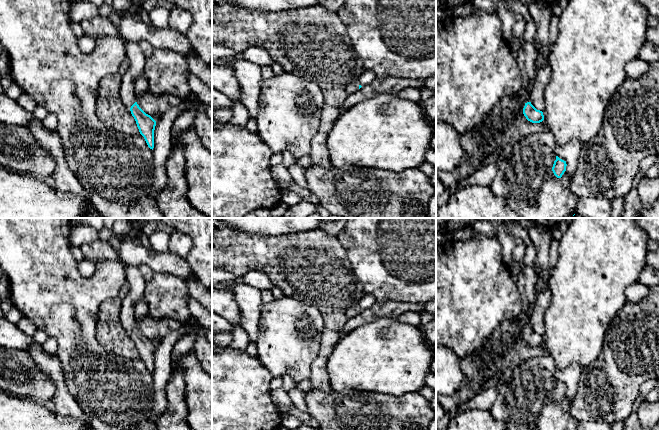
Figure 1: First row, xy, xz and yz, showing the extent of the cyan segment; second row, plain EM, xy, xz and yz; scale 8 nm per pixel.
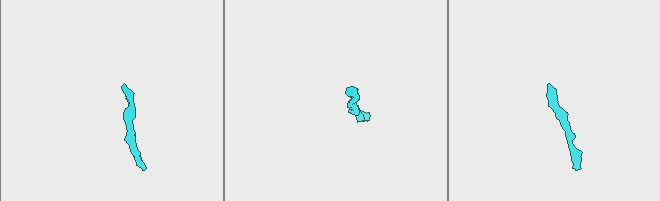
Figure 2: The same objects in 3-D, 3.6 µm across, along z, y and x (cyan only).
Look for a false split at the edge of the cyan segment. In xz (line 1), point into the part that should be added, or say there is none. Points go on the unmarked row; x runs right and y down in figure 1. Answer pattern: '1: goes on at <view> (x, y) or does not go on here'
1: goes on at xz (354, 310)

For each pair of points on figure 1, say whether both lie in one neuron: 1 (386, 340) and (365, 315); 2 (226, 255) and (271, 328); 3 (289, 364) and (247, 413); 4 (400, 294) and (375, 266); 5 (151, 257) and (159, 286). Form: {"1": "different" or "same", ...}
{"1": "different", "2": "different", "3": "different", "4": "same", "5": "different"}

